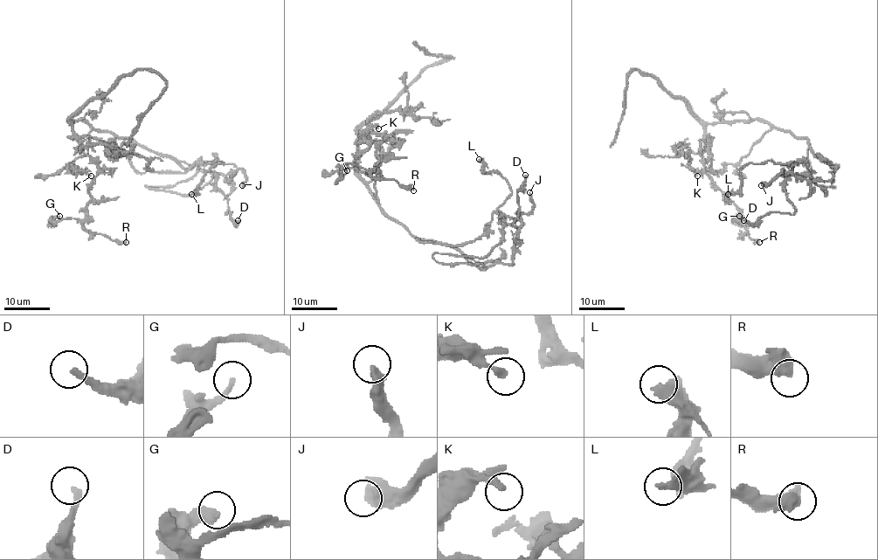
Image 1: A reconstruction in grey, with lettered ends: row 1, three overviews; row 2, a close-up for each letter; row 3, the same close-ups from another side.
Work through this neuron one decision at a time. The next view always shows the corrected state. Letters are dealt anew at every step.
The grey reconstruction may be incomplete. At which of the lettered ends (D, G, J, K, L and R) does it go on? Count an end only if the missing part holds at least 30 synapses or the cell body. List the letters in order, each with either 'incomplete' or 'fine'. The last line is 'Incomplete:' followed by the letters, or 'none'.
D: incomplete
G: fine
J: incomplete
K: fine
L: incomplete
R: fine
Incomplete: D, J, L

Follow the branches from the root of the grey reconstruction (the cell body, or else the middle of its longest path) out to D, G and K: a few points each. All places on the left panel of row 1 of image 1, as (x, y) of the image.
D: (128, 139), (197, 167), (172, 186), (146, 186), (190, 194), (217, 176), (225, 215), (238, 220)
G: (128, 139), (69, 120), (97, 175), (85, 217), (64, 218), (55, 226), (59, 216)
K: (128, 139), (93, 127), (88, 134), (87, 153), (66, 164), (70, 170), (91, 176)

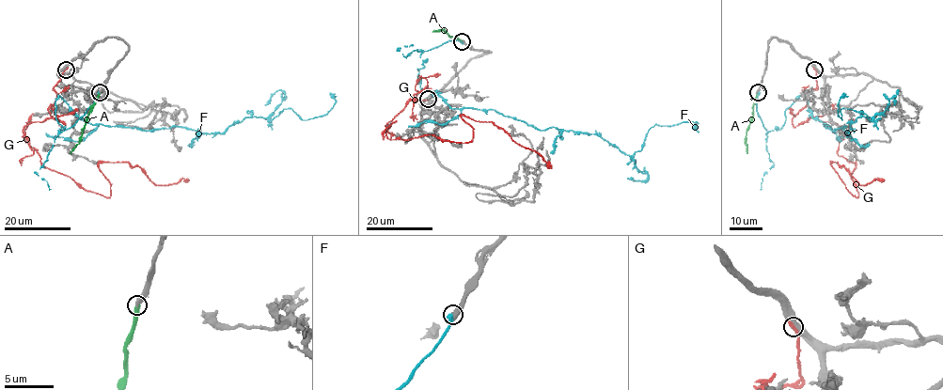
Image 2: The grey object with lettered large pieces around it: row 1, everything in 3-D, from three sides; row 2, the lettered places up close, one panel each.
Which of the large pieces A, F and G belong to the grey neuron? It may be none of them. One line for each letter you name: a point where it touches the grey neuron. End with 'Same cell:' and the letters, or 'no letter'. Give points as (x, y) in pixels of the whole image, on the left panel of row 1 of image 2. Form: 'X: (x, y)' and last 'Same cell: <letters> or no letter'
A: (100, 93)
Same cell: A

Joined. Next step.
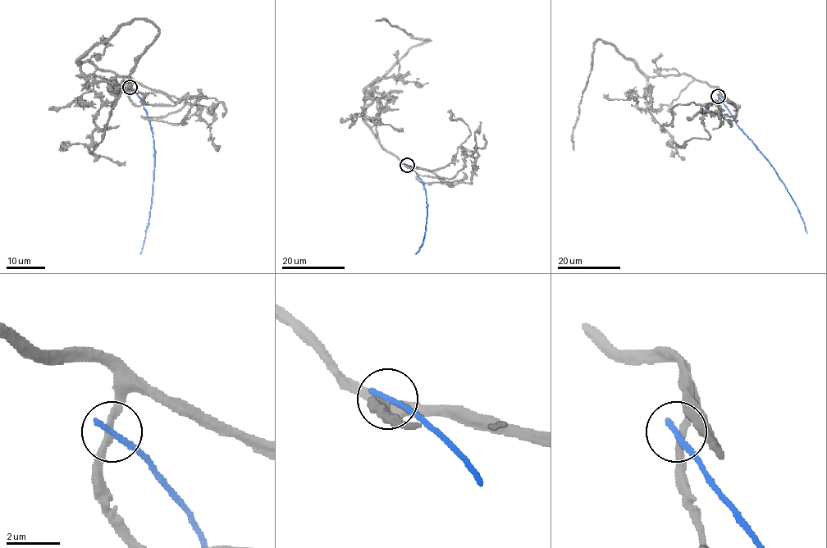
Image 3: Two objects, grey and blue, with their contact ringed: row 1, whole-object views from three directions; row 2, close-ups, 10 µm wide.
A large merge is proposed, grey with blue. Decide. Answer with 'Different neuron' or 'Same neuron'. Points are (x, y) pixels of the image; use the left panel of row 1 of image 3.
Different neuron

